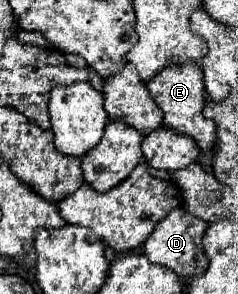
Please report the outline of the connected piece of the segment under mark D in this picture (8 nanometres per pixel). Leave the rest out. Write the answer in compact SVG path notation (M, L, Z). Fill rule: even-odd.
M173 210L163 222L157 224L155 232L147 238L147 242L143 246L143 252L153 264L161 264L165 268L171 268L181 278L199 276L209 266L203 244L201 244L207 226L209 226L207 222L203 222L201 218L191 216L187 210Z

